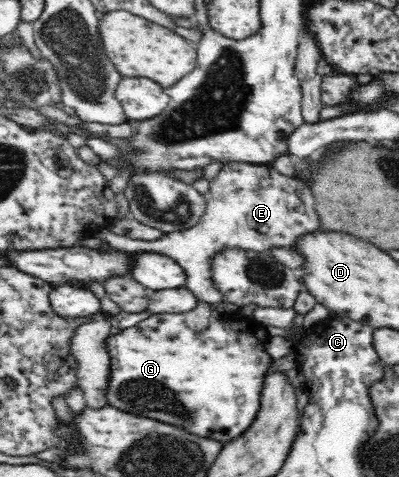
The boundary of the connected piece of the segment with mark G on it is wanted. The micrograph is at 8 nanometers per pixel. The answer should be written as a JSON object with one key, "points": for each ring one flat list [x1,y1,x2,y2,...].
{"points":[[200,301,194,310,180,314,154,313,130,328,108,335,105,338,105,349,110,355,110,378,105,388,108,406,182,426,192,434,212,436,226,443,242,434,258,412,262,382,272,361,265,349,265,326,254,318,234,318,242,315,240,310,231,316,220,316,211,310,210,303]]}

